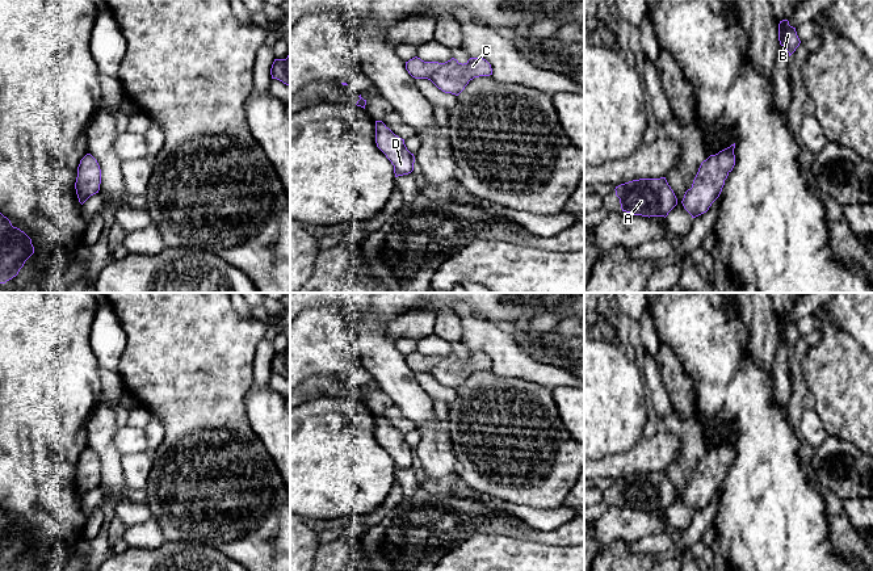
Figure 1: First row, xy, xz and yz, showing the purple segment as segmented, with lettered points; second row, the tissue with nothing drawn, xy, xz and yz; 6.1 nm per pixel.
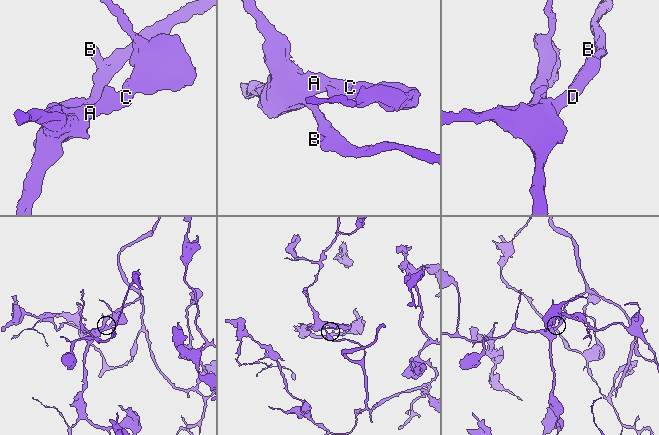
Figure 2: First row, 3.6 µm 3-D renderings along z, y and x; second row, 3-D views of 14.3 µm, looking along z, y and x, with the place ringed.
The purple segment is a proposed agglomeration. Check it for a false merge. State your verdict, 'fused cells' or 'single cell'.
single cell

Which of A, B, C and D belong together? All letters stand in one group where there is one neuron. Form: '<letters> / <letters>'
A B C D

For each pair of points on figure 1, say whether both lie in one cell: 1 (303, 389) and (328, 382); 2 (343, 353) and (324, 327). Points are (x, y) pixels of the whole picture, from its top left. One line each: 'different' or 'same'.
1: same
2: same

